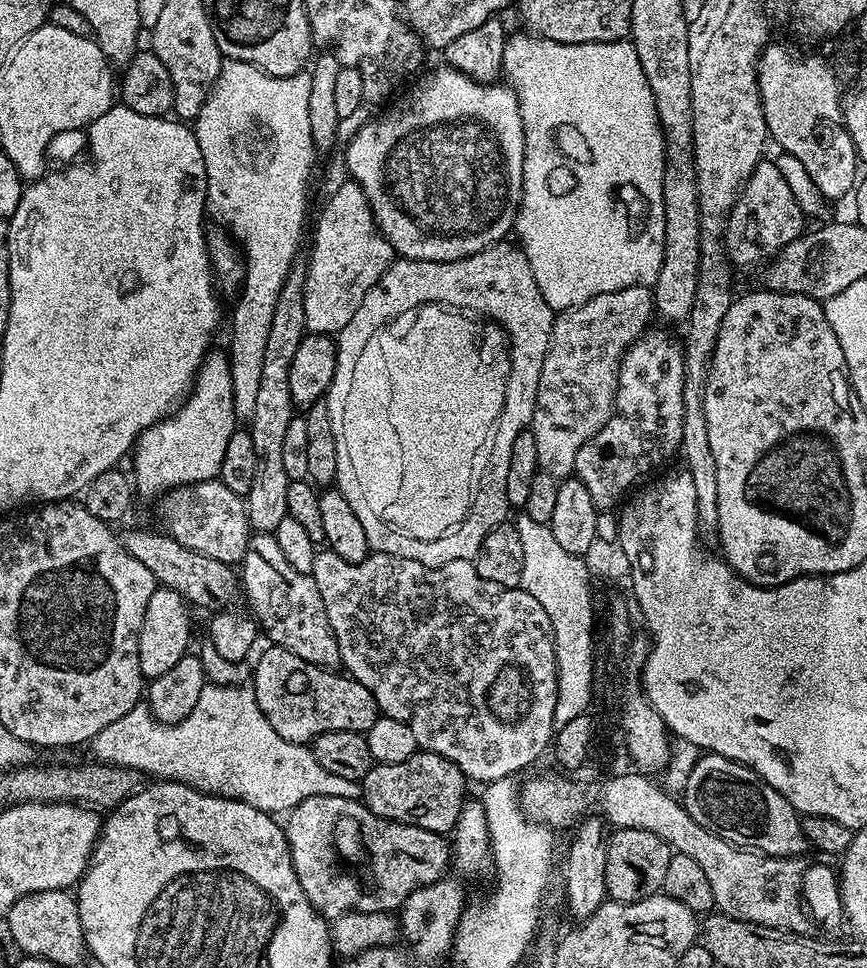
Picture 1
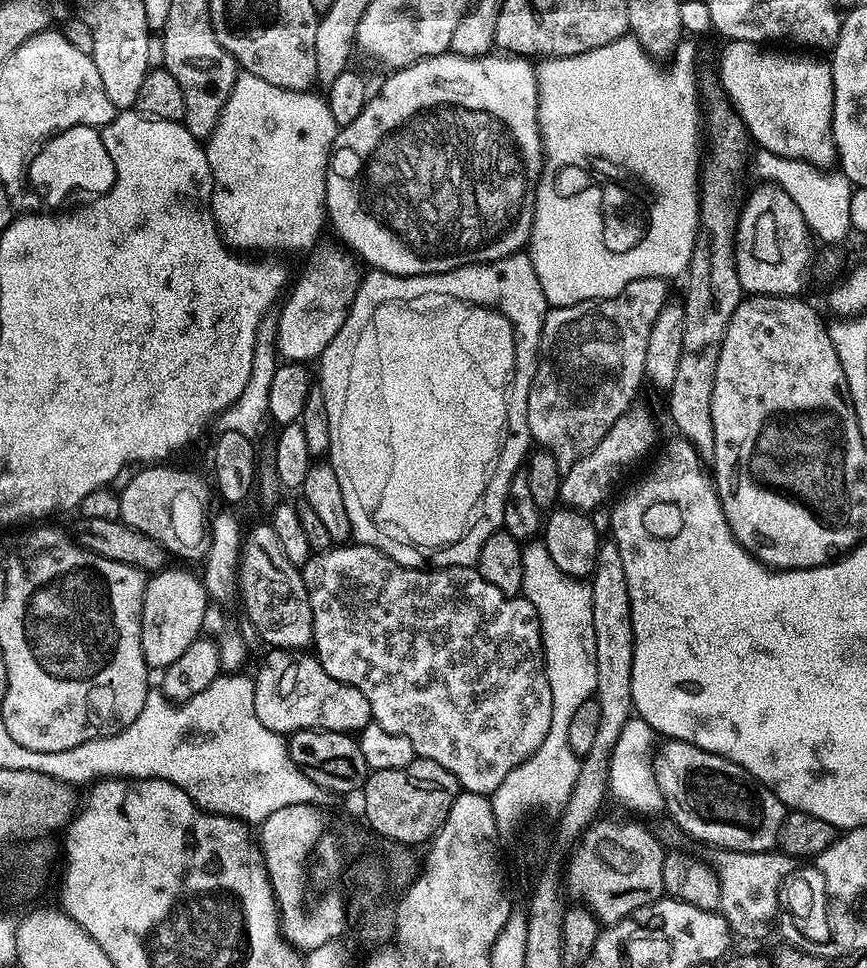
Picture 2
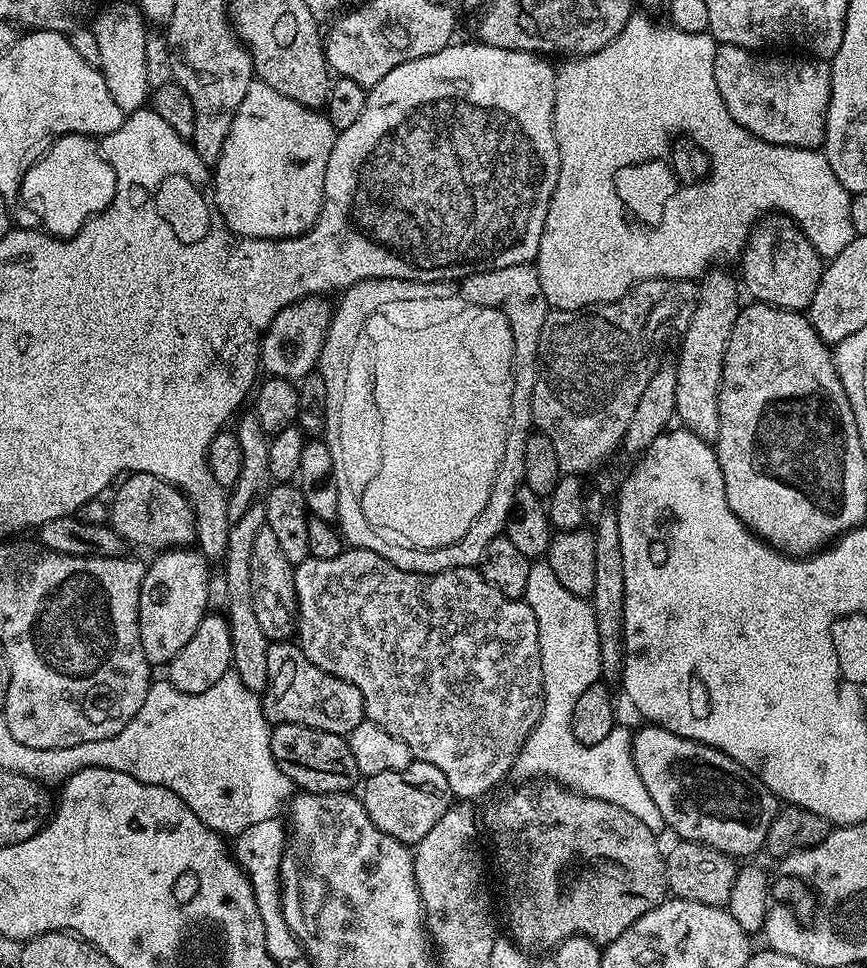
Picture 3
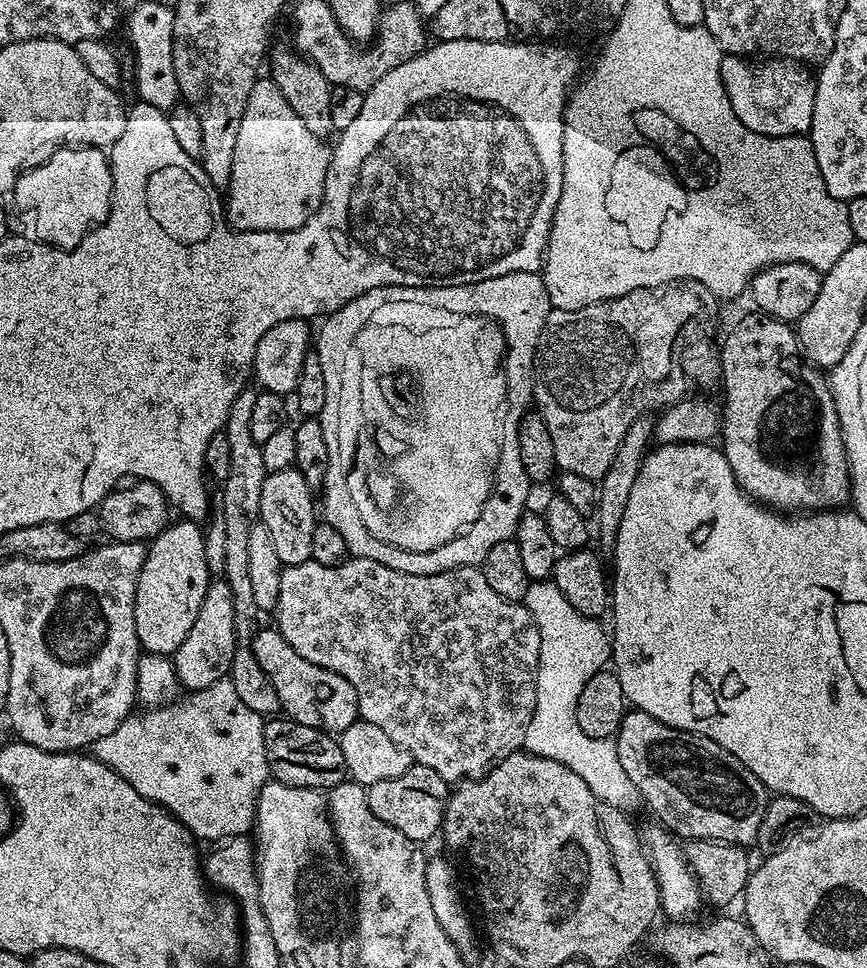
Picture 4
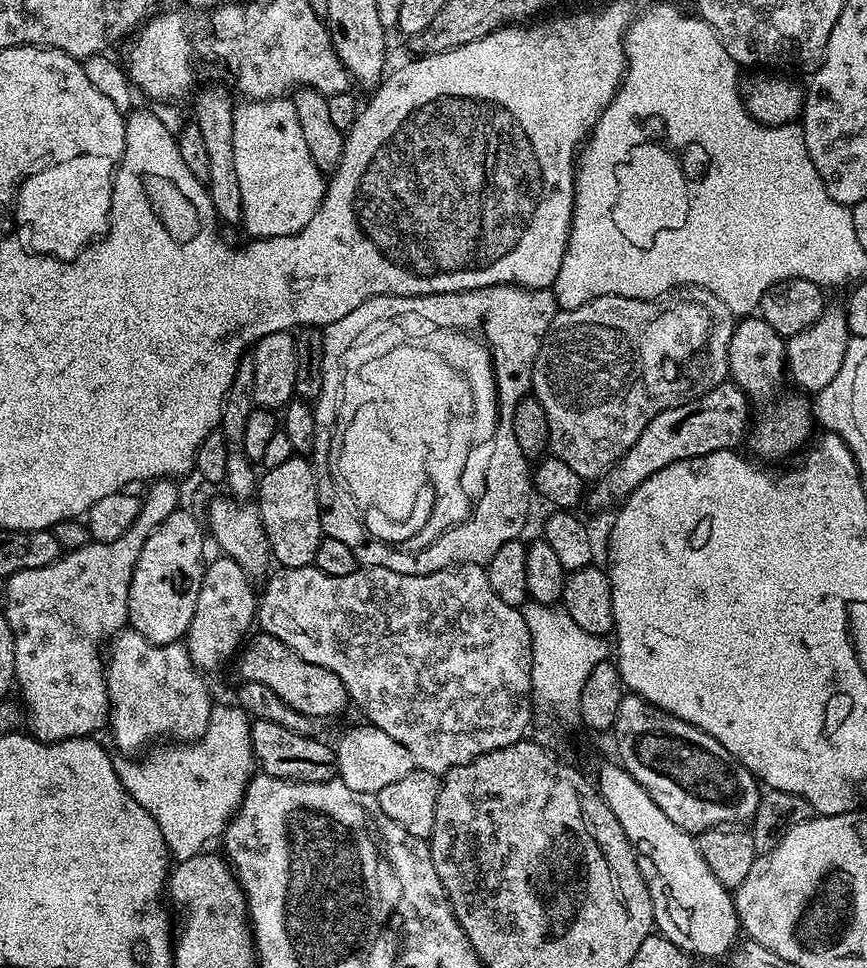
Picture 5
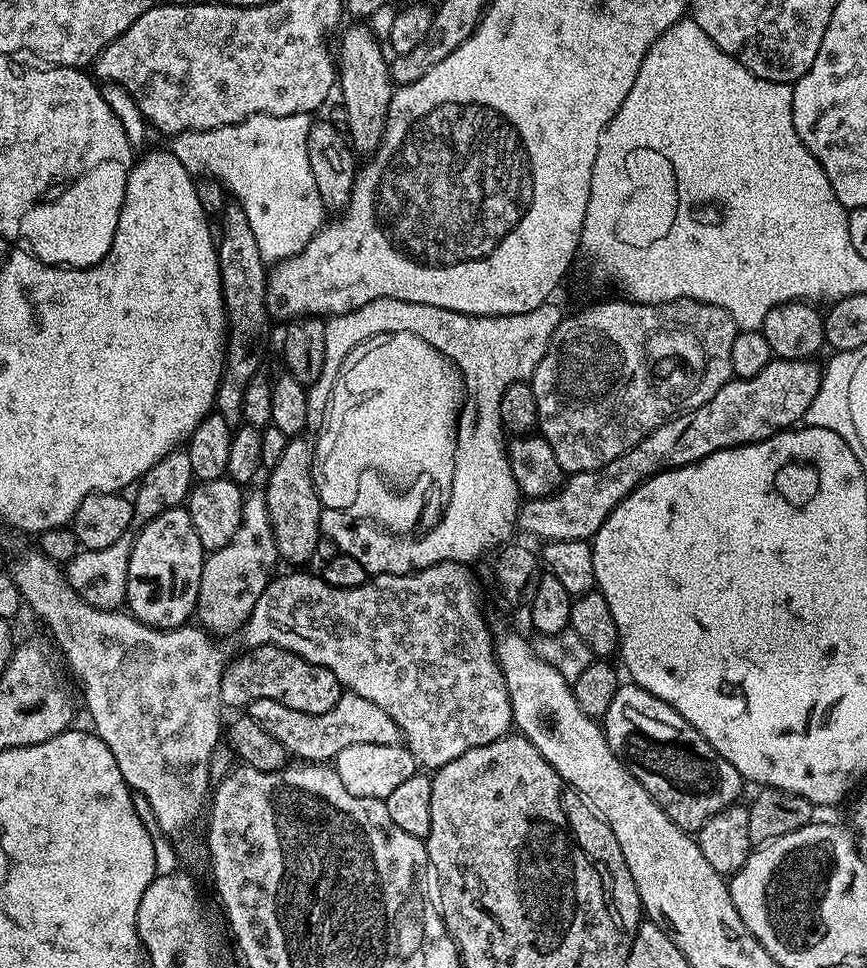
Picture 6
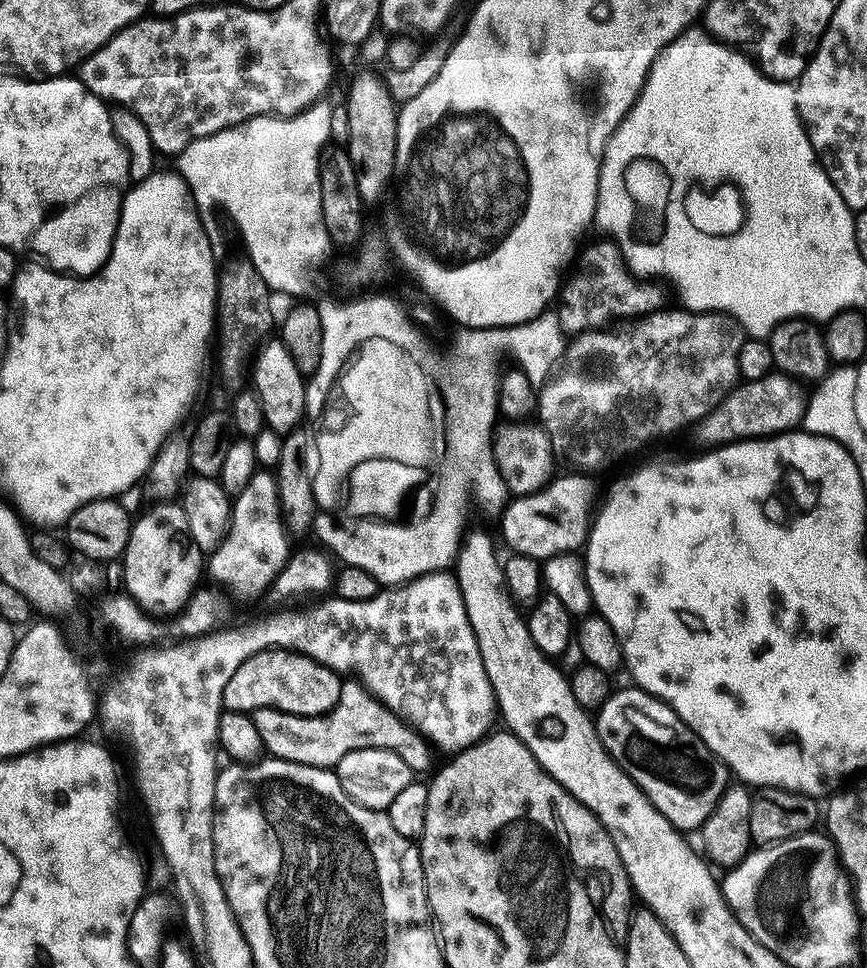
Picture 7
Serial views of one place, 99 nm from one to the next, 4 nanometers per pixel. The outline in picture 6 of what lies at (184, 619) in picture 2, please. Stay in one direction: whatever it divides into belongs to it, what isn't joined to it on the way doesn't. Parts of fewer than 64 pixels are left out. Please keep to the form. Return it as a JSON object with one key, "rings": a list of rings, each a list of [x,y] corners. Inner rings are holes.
{"rings":[[[184,506],[158,514],[139,531],[130,554],[126,608],[137,616],[140,624],[179,630],[191,621],[188,619],[193,619],[196,610],[206,555],[204,542],[198,538],[196,525]]]}

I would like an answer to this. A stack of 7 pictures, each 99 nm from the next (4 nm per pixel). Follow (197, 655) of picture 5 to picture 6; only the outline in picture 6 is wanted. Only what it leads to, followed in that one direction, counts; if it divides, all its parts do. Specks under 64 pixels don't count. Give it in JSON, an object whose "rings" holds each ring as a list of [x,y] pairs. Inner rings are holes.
{"rings":[[[263,491],[248,492],[242,506],[242,518],[234,538],[226,546],[209,551],[204,557],[202,582],[195,615],[213,637],[232,636],[241,631],[250,618],[262,590],[277,571],[280,551],[274,538],[270,514]],[[273,571],[273,572],[272,572]]]}

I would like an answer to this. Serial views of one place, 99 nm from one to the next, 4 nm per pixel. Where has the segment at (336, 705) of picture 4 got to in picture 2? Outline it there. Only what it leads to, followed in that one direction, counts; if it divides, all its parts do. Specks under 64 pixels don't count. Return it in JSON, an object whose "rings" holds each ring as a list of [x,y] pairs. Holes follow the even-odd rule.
{"rings":[[[272,648],[269,653],[261,662],[260,669],[254,672],[254,710],[262,726],[281,734],[301,732],[307,728],[358,734],[367,724],[373,723],[366,694],[346,682],[338,682],[338,678],[330,678],[315,655],[286,648]]]}

